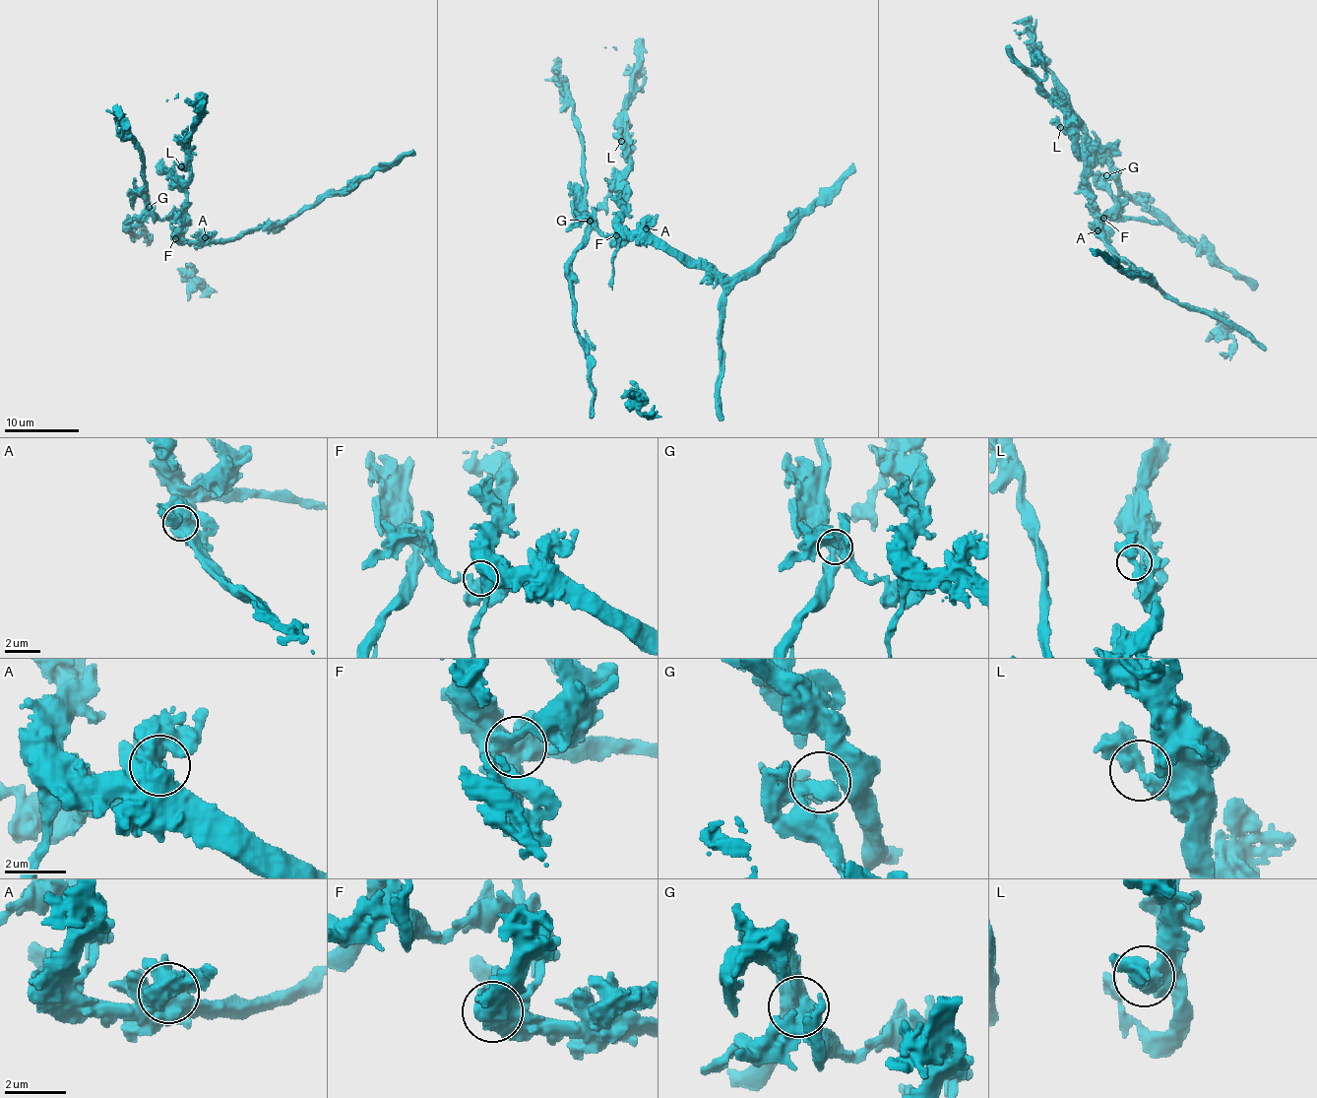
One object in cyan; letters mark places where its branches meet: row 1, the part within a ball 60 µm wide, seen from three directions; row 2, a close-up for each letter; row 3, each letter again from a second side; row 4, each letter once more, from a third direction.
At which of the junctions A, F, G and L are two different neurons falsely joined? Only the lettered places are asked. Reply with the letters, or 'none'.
none

